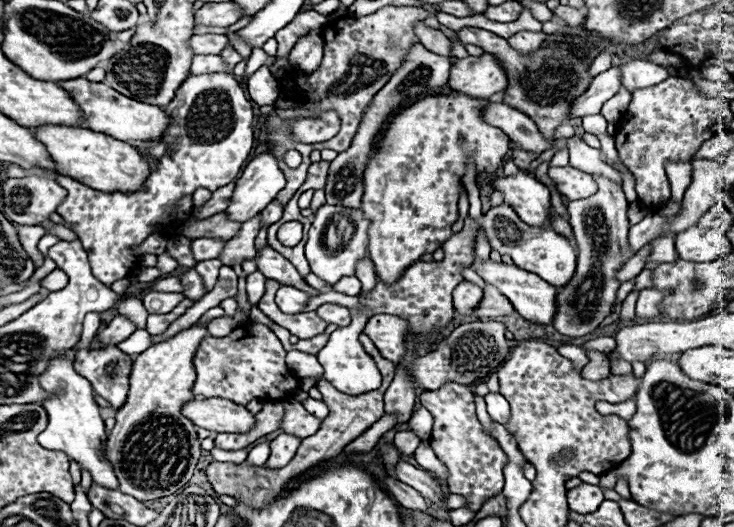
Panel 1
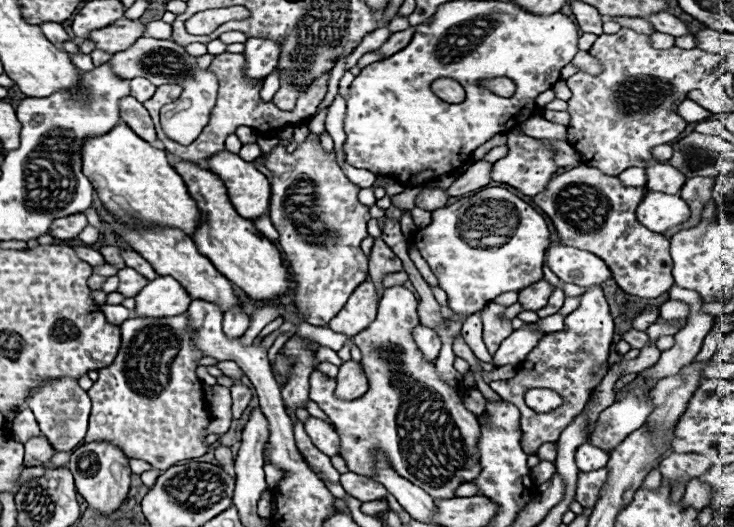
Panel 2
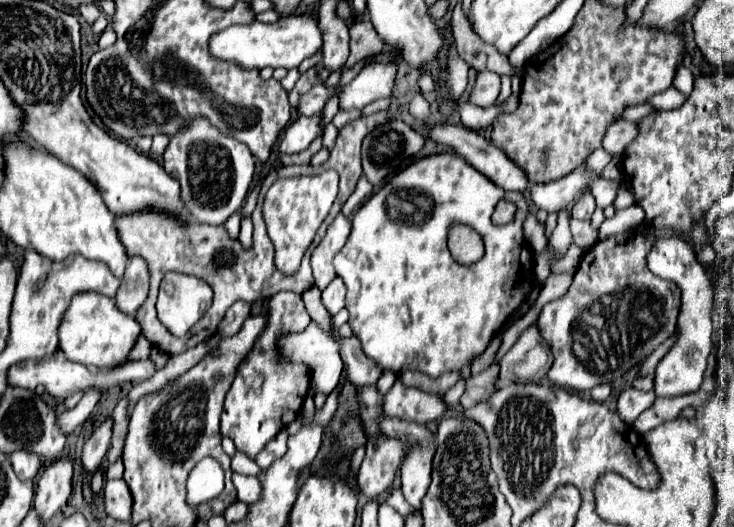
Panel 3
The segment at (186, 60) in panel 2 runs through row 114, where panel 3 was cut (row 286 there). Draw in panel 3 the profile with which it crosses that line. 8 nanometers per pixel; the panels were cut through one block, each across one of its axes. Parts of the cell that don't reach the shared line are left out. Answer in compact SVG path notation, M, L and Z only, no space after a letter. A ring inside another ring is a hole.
M170 271L160 284L156 312L174 336L184 336L204 316L210 302L212 290L204 280Z

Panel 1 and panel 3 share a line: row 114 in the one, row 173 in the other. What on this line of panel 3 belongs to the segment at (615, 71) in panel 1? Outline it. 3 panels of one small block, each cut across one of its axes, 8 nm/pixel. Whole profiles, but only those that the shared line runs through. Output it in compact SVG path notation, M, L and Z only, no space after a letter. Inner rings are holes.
M580 166L578 170L570 172L568 176L556 180L556 182L546 182L546 184L534 184L530 194L532 202L538 206L538 210L546 212L560 212L566 208L580 190L586 190L590 184L590 172L586 166Z

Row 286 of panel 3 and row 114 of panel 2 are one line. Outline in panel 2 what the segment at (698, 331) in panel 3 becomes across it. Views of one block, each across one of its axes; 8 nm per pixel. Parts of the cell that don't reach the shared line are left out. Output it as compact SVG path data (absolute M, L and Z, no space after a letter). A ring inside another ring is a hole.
M684 100L680 106L678 106L678 114L686 120L686 122L702 122L704 118L710 118L712 112L704 110L702 106L698 106L696 102L692 100Z

